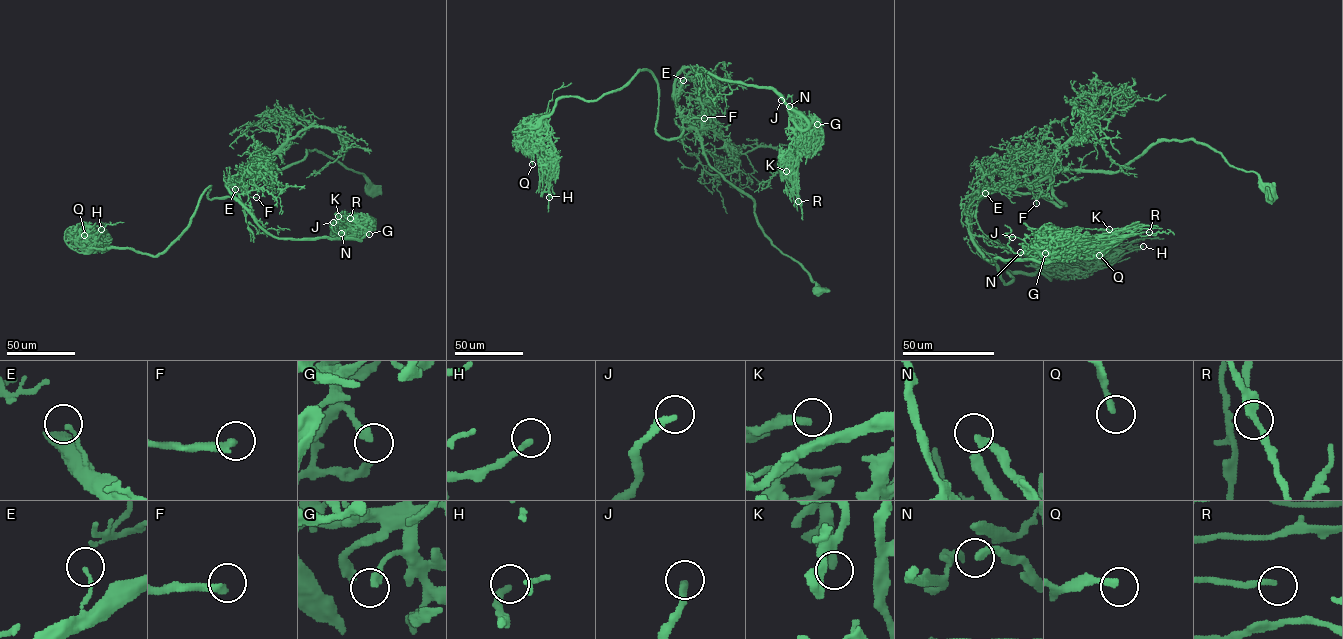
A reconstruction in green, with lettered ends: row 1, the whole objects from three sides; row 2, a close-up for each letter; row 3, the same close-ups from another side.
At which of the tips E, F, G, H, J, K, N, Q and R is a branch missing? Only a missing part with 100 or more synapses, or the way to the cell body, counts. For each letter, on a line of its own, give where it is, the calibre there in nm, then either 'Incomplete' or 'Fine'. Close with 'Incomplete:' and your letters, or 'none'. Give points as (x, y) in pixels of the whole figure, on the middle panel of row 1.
E: Place: (683, 80). Thickness 140 nm. Fine
F: Place: (704, 118). Thickness 300 nm. Incomplete
G: Place: (817, 124). Thickness 280 nm. Fine
H: Place: (549, 197). Thickness 240 nm. Fine
J: Place: (781, 100). Thickness 280 nm. Fine
K: Place: (786, 171). Thickness 280 nm. Fine
N: Place: (789, 106). Thickness 300 nm. Fine
Q: Place: (532, 164). Thickness 240 nm. Fine
R: Place: (798, 201). Thickness 240 nm. Fine
Incomplete: F

